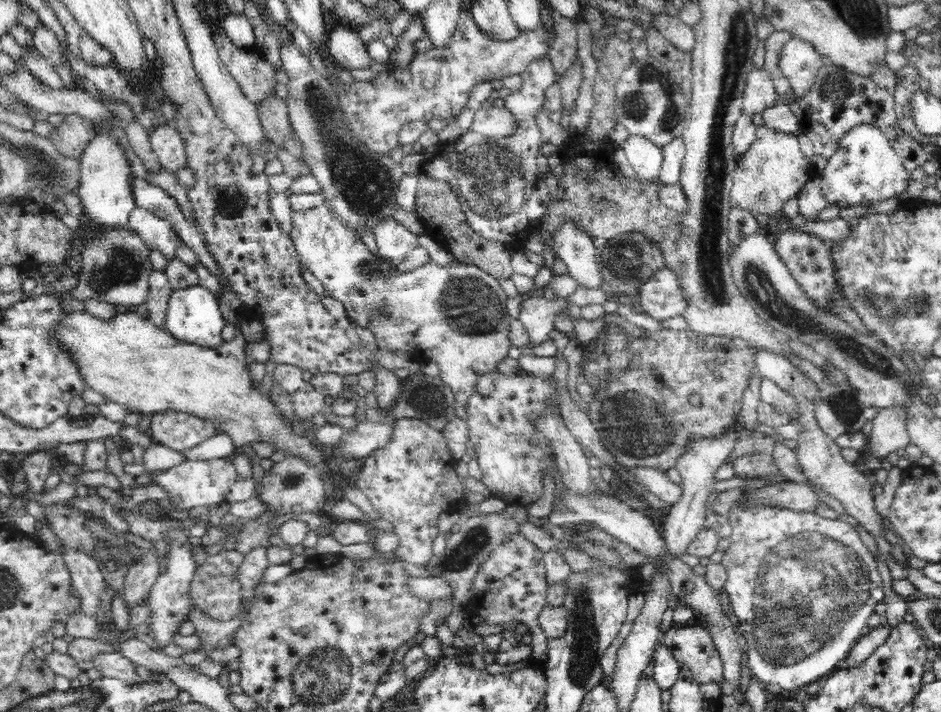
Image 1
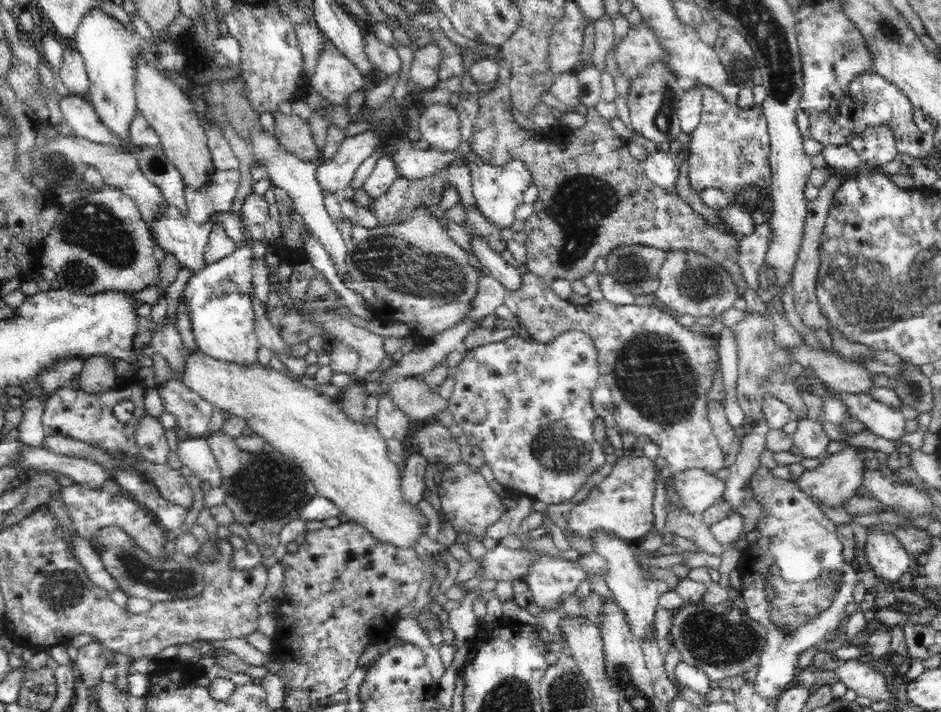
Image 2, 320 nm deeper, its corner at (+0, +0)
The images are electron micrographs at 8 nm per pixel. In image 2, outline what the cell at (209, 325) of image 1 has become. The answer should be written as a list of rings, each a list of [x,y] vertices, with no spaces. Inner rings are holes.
[[[244,244],[228,256],[207,264],[200,272],[194,273],[183,290],[193,339],[199,350],[214,360],[240,365],[254,365],[259,362],[258,350],[261,345],[254,326],[256,313],[250,295],[254,290],[252,262],[254,253]]]

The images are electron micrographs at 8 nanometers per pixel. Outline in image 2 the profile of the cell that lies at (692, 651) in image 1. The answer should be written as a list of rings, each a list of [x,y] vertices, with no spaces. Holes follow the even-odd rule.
[[[732,599],[707,606],[702,602],[685,603],[674,611],[669,630],[670,642],[676,647],[682,660],[708,675],[710,682],[720,682],[730,676],[742,675],[760,662],[760,654],[766,648],[766,629],[740,608]]]

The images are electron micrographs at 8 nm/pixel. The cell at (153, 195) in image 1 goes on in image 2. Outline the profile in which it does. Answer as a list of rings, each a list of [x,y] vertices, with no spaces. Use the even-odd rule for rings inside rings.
[[[238,169],[217,170],[211,178],[211,182],[206,182],[206,186],[192,190],[185,188],[184,197],[186,197],[186,205],[188,205],[188,215],[198,224],[208,221],[209,217],[216,212],[226,212],[232,208],[234,198],[236,198],[238,188],[240,188],[240,180],[242,174]]]

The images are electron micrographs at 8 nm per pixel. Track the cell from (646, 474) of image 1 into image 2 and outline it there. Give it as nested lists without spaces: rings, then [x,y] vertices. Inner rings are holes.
[[[699,469],[680,472],[673,482],[687,512],[697,516],[716,504],[725,492],[724,480]]]

